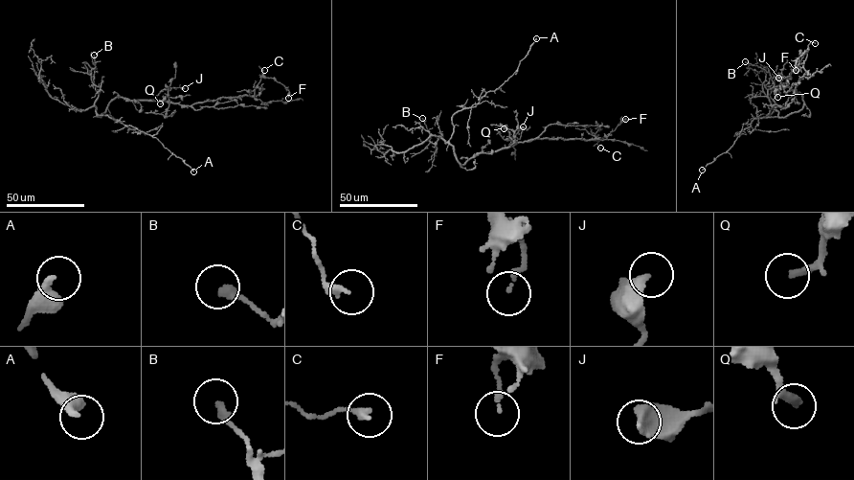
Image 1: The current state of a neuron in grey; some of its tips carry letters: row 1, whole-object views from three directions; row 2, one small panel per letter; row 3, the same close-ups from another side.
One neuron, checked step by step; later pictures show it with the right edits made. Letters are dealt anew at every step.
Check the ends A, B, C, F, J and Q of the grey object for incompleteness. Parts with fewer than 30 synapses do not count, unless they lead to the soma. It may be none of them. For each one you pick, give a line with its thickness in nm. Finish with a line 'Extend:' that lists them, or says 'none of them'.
A: 360 nm
Q: 260 nm
Extend: A, Q

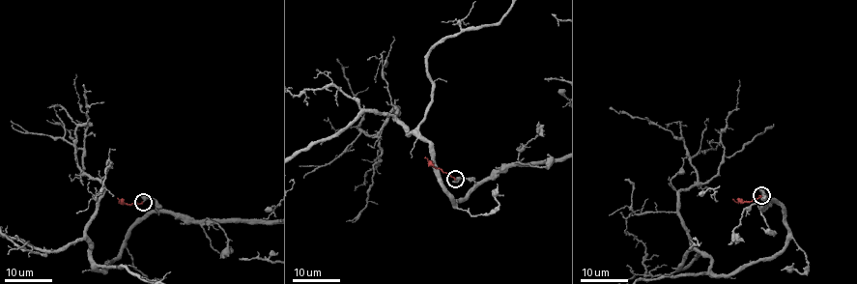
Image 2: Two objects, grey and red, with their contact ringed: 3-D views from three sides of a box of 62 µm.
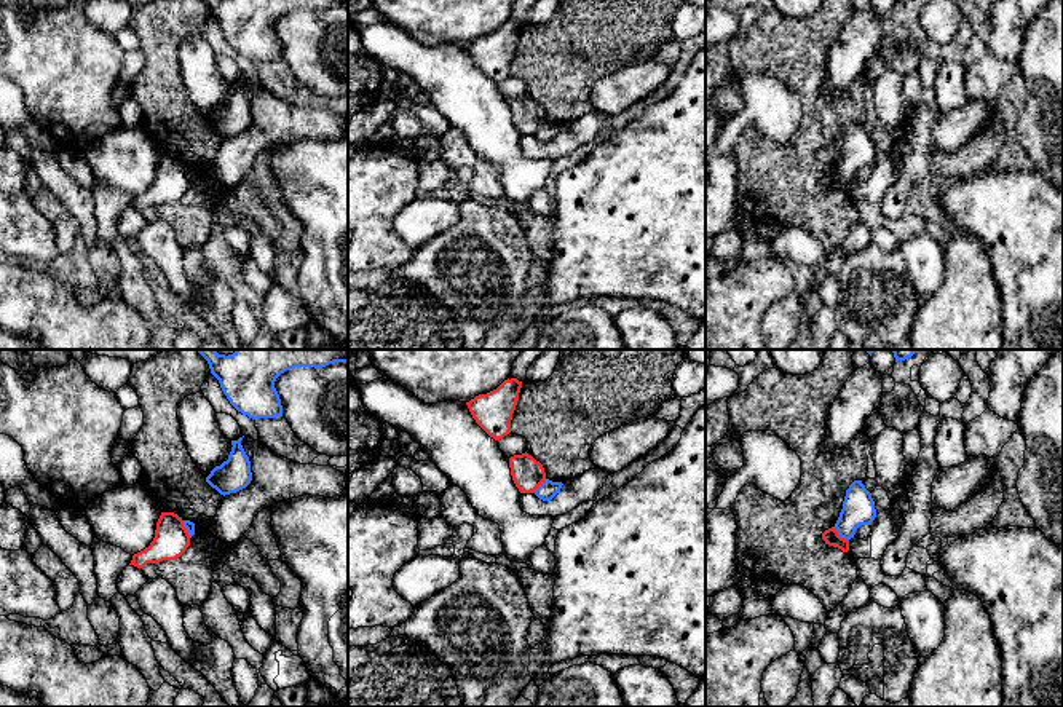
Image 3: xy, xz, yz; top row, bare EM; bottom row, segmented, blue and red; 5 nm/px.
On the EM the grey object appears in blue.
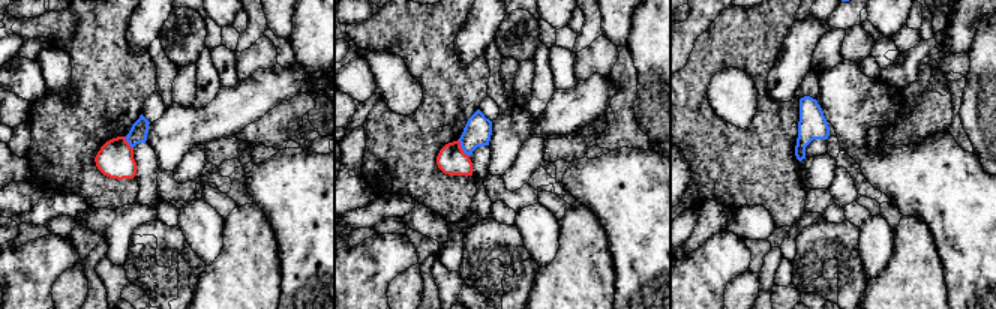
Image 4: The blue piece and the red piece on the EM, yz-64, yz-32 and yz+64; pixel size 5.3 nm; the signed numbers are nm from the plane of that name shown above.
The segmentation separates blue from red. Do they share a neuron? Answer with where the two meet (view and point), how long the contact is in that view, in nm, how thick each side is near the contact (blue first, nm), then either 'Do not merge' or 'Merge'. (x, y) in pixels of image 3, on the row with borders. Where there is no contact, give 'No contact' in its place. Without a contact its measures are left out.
Touches blue at yz (840, 535). Shared border 100 nm. Thickness 160 nm (blue) against 80 nm. Do not merge

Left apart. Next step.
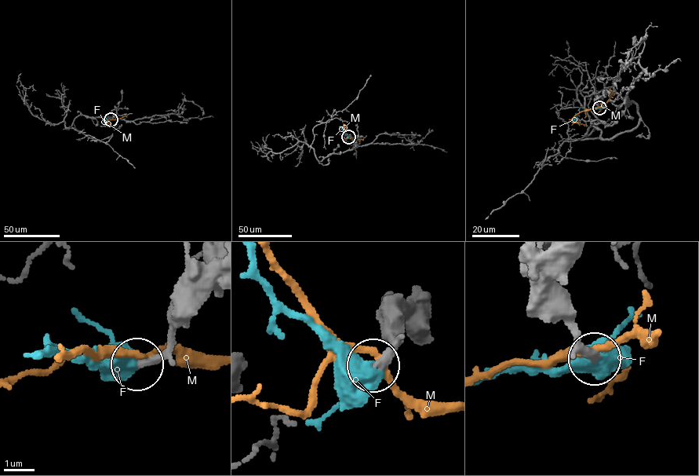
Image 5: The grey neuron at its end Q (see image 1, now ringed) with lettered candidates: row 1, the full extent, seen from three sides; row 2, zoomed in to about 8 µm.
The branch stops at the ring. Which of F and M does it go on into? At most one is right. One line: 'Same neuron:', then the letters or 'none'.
Same neuron: F

